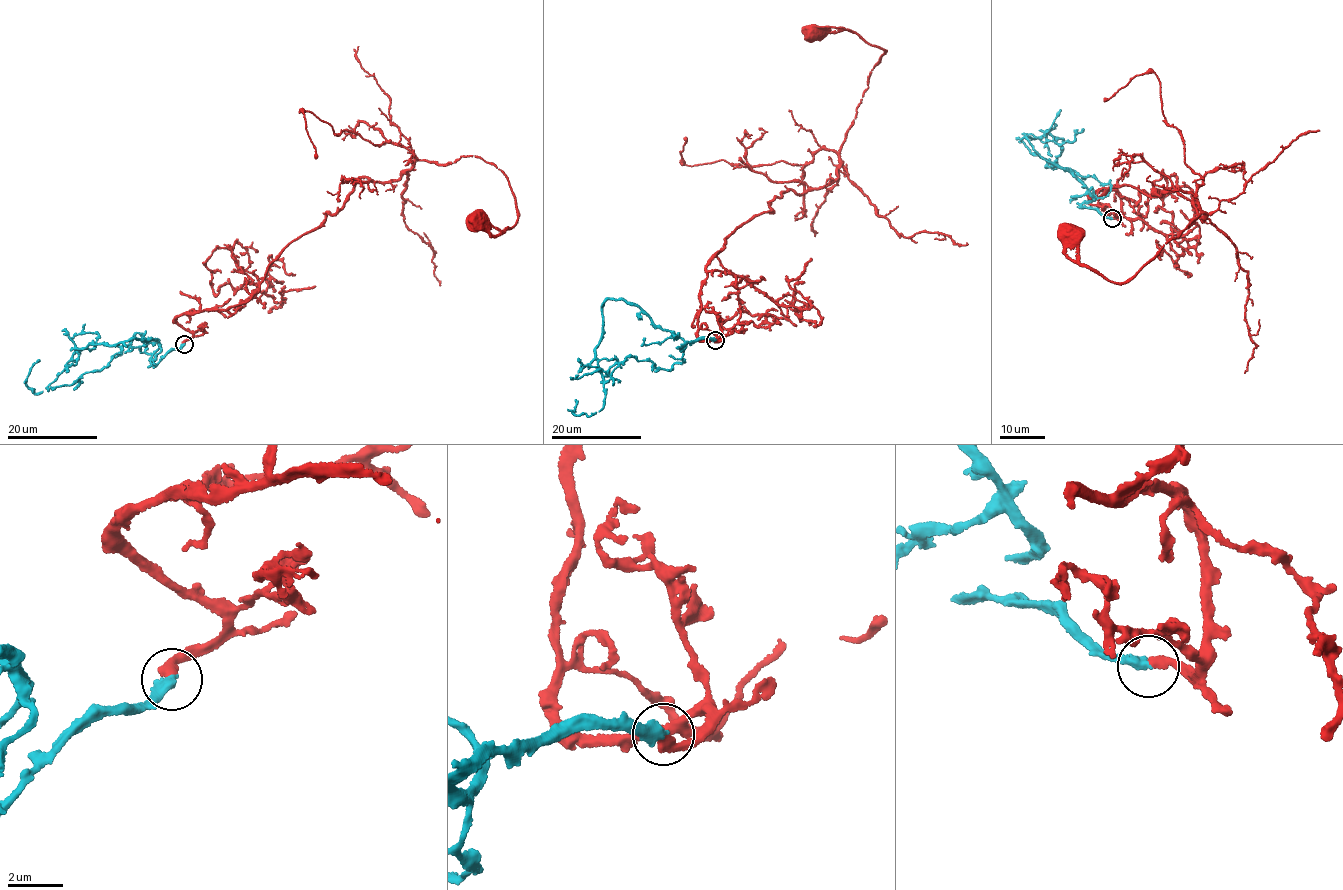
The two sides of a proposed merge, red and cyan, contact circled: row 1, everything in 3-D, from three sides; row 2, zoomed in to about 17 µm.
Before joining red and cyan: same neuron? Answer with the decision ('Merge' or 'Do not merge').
Merge

